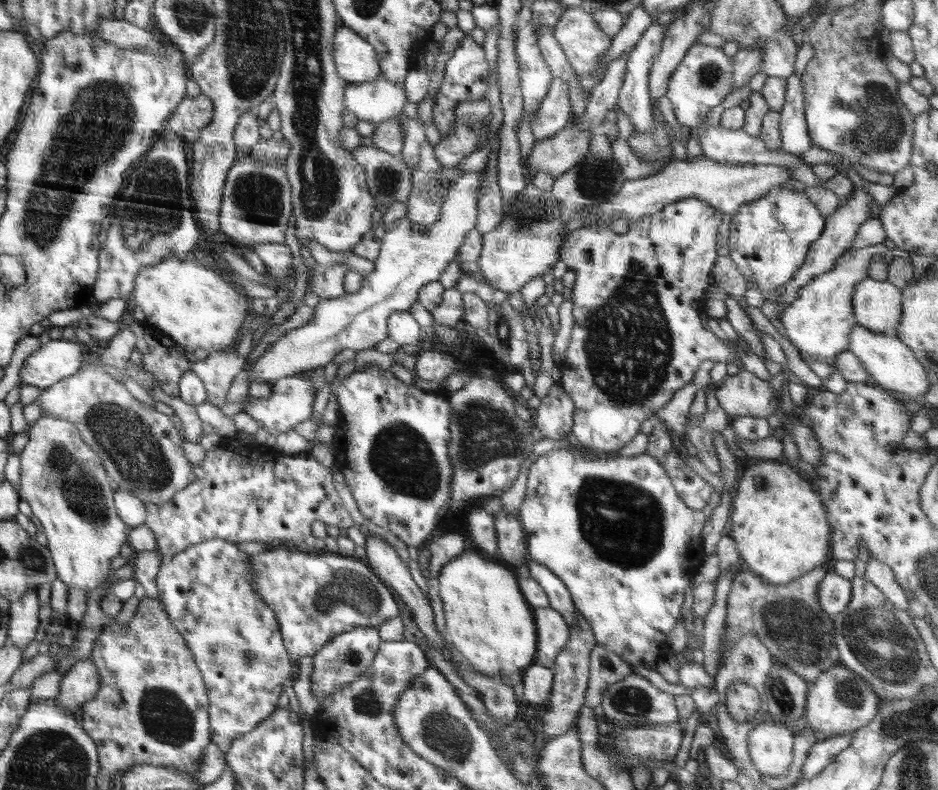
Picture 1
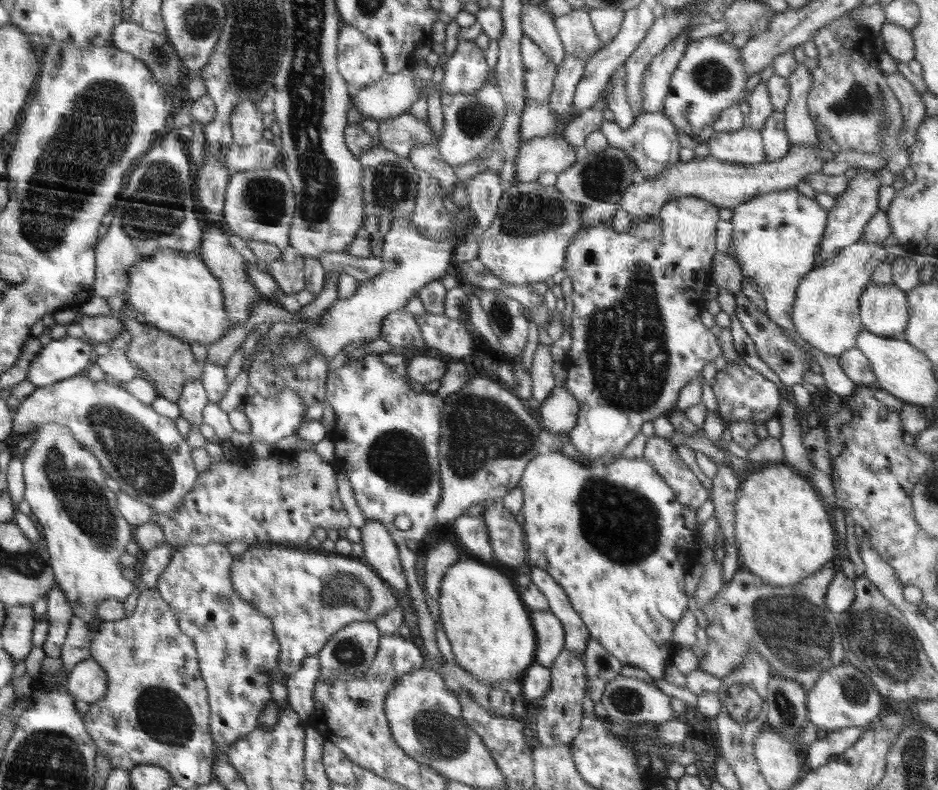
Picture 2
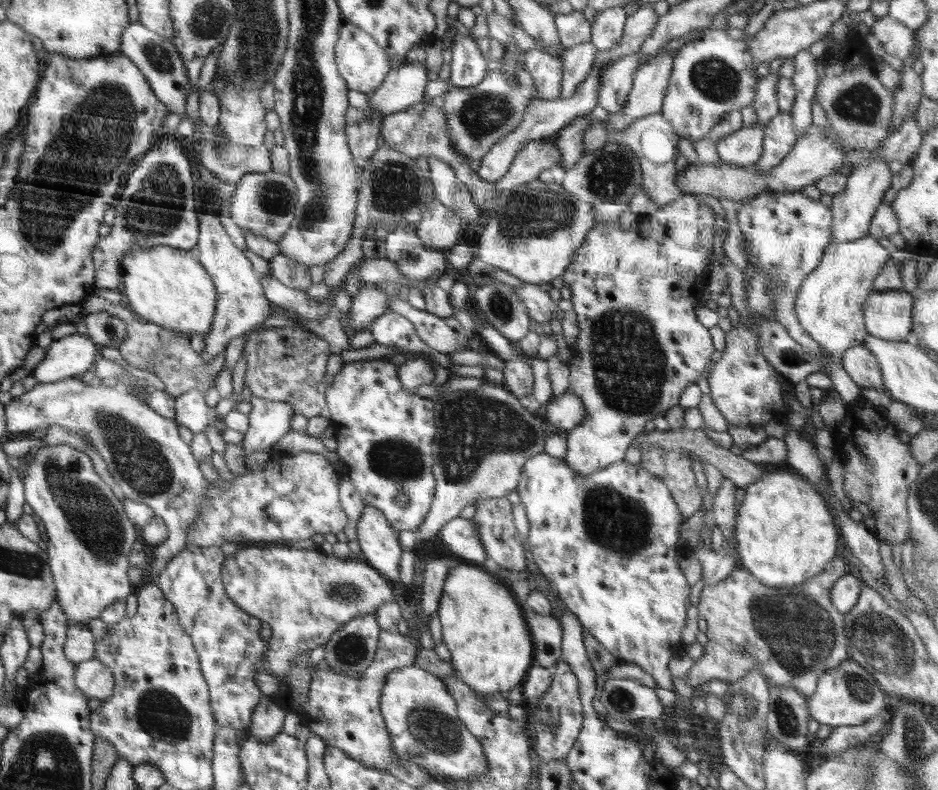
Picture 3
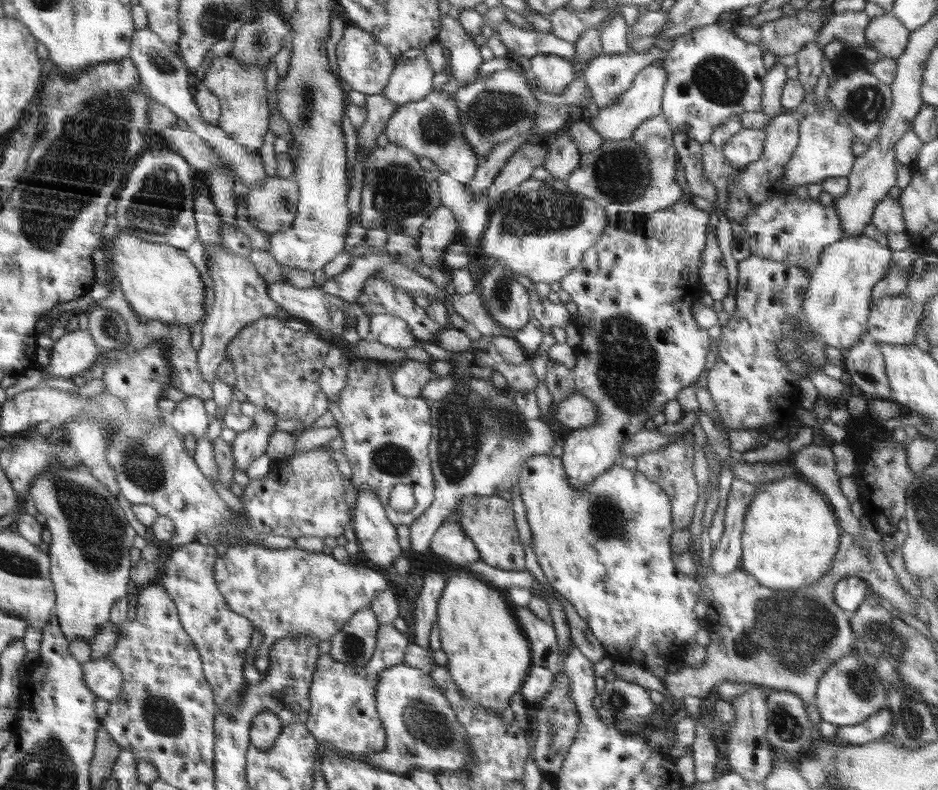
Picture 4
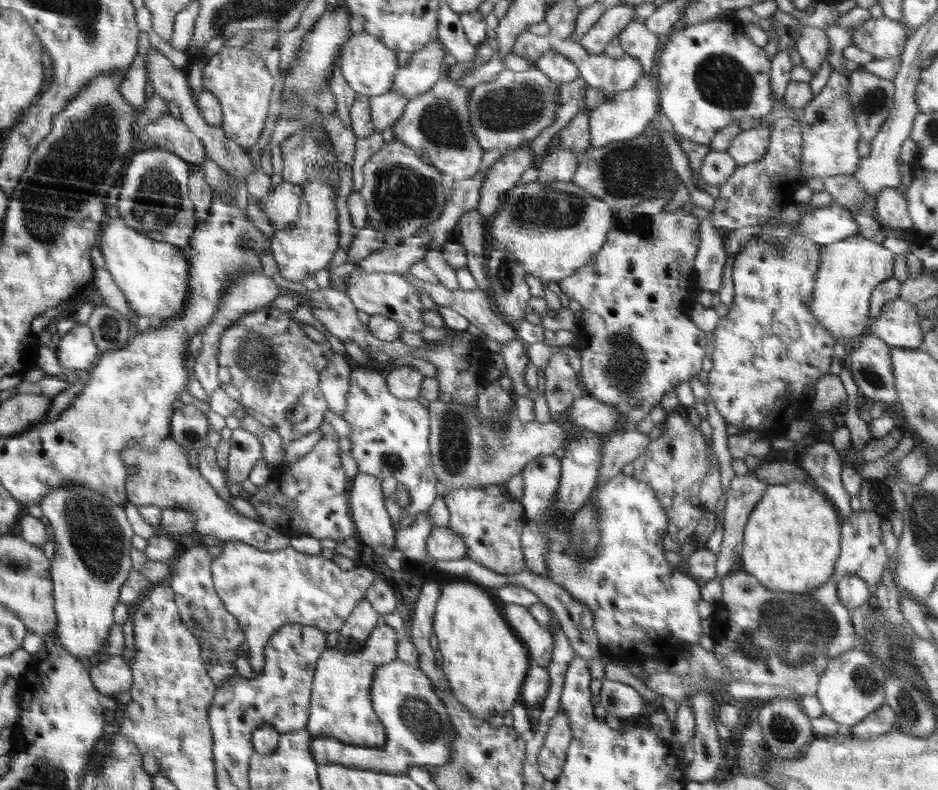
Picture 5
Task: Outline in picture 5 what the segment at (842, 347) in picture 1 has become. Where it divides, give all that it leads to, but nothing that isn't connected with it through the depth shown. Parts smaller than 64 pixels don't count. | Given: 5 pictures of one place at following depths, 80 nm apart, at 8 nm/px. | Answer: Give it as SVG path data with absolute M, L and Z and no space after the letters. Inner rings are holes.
M860 234L821 247L809 309L812 318L826 328L835 343L846 344L850 338L866 334L872 292L893 276L894 256L884 245Z

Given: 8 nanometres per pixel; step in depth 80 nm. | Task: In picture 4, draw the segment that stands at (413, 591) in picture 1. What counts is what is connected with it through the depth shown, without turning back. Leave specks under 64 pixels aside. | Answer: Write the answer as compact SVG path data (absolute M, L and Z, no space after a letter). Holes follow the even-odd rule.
M358 490L356 507L351 516L360 550L376 566L392 568L396 557L405 553L399 545L396 526L387 517L376 493Z

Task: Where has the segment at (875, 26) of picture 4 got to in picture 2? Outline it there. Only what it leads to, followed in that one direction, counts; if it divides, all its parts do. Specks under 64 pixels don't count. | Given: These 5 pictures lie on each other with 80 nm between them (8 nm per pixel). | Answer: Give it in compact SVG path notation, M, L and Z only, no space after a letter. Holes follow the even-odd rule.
M886 21L879 36L885 42L884 50L896 62L909 63L911 60L915 60L915 44L908 29Z

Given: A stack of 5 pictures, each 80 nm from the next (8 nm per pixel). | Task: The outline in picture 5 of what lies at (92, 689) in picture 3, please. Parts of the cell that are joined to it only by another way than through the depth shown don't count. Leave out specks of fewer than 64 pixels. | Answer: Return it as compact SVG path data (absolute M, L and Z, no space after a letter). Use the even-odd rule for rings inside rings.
M120 655L108 656L99 661L98 665L88 667L93 684L104 695L114 698L119 692L131 689L132 669Z

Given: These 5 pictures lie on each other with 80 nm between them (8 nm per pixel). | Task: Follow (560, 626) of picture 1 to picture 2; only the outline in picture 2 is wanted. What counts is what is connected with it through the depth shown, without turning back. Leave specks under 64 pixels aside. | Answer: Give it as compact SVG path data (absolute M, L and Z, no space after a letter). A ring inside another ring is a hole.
M528 609L536 639L534 662L550 668L565 648L564 627L552 611Z

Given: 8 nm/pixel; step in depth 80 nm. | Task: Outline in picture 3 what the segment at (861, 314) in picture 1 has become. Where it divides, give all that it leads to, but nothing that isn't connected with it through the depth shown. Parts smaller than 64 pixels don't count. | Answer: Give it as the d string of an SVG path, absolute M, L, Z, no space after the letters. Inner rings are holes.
M872 290L863 312L867 335L891 342L905 341L912 329L912 302L906 291Z

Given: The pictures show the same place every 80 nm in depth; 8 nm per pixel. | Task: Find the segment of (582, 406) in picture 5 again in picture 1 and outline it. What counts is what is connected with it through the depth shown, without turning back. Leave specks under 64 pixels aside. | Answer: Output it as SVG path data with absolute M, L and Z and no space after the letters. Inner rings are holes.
M554 384L540 402L533 422L544 438L565 441L574 420L574 404L564 390Z

